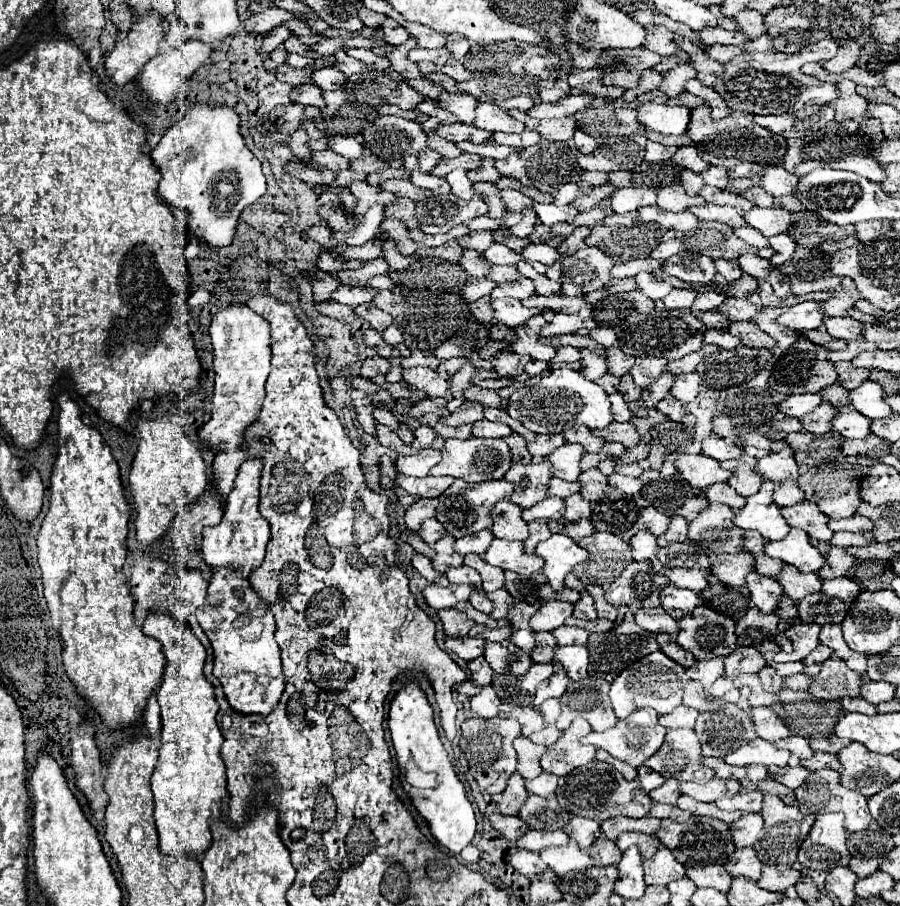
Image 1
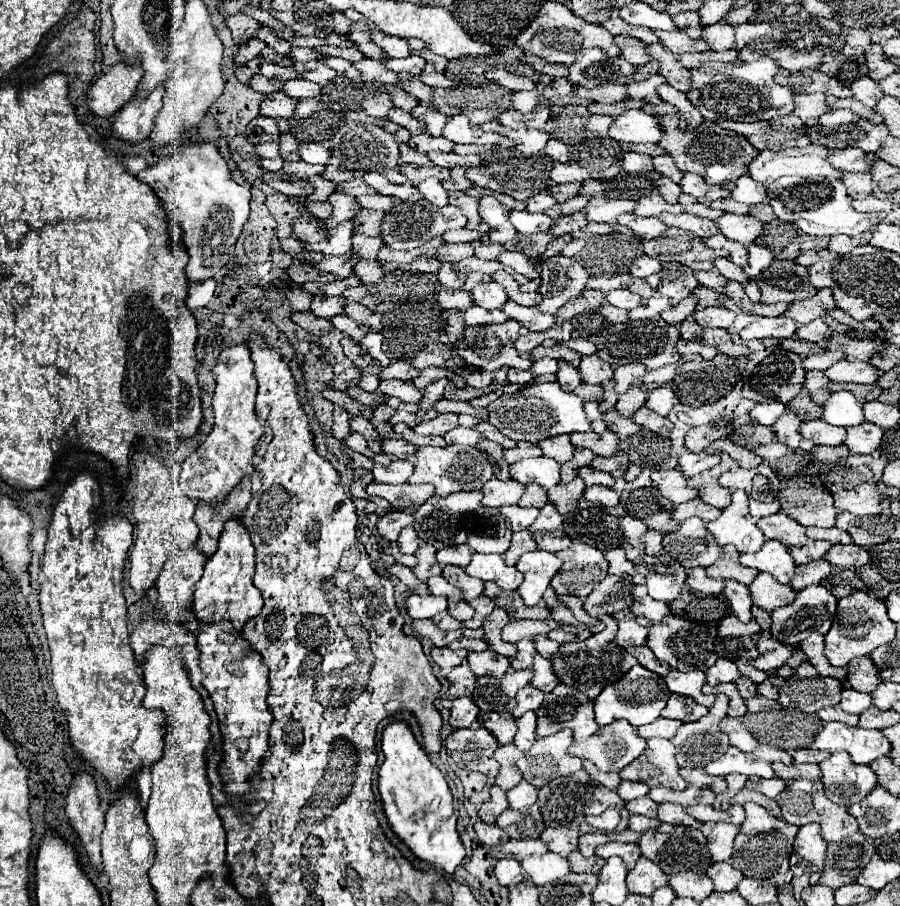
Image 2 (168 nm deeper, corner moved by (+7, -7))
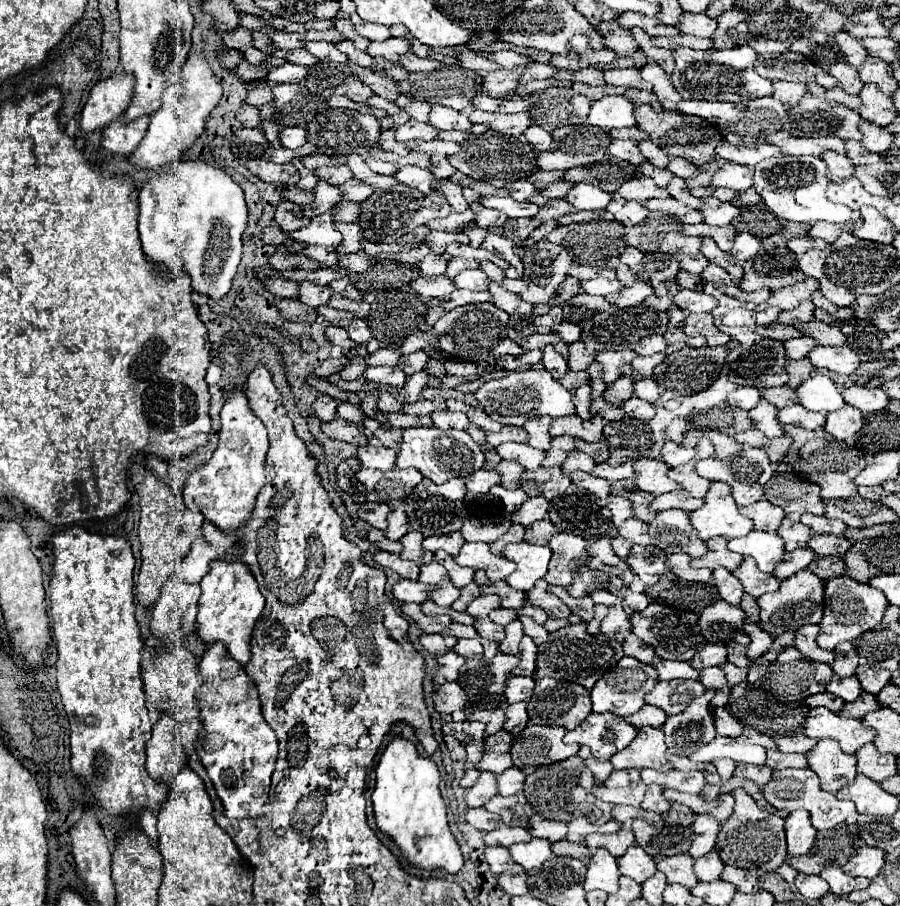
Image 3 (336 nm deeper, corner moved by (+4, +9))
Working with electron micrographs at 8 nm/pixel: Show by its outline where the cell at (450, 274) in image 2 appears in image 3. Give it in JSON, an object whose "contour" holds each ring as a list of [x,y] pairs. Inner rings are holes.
{"contour":[[[428,254],[422,262],[420,262],[420,272],[428,274],[428,276],[440,276],[444,274],[448,268],[448,258],[444,254]]]}

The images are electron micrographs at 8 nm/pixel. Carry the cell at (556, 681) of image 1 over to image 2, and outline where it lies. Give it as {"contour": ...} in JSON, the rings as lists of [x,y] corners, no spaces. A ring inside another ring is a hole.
{"contour":[[[527,684],[523,690],[517,692],[517,696],[515,696],[515,698],[517,698],[517,704],[515,704],[511,716],[513,716],[513,718],[521,718],[527,710],[537,710],[539,704],[543,702],[543,696],[545,696],[545,694],[537,692],[537,688],[533,688],[531,684]]]}

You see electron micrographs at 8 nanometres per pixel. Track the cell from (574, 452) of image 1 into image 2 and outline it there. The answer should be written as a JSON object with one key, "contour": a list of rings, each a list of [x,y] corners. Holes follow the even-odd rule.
{"contour":[[[545,456],[519,460],[509,466],[509,472],[511,472],[513,480],[517,480],[521,484],[537,482],[545,490],[559,484],[559,464],[555,460],[545,458]]]}

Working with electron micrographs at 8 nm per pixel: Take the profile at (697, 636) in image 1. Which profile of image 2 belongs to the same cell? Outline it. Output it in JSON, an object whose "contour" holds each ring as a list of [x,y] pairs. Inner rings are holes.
{"contour":[[[669,614],[661,624],[649,626],[647,634],[647,648],[653,650],[657,660],[667,662],[671,668],[681,670],[681,672],[691,672],[691,670],[707,670],[717,662],[717,654],[713,650],[713,640],[715,640],[715,626],[709,624],[699,624],[699,622],[689,622],[681,616]]]}

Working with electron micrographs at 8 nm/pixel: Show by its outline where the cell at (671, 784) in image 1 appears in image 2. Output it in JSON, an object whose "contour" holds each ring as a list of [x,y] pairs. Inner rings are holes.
{"contour":[[[649,796],[625,802],[625,808],[629,810],[629,814],[643,814],[643,816],[649,816],[649,818],[657,816],[657,804]]]}

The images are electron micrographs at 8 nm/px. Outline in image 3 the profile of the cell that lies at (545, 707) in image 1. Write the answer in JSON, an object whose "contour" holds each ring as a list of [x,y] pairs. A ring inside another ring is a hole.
{"contour":[[[518,702],[506,708],[506,722],[504,730],[512,734],[520,734],[528,724],[528,714],[526,714],[526,702]]]}

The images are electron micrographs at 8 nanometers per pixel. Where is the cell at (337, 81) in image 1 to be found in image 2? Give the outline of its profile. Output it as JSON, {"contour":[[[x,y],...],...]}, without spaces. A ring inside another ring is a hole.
{"contour":[[[303,78],[283,82],[281,90],[283,90],[283,94],[287,94],[291,98],[297,98],[297,100],[301,100],[301,98],[319,98],[321,96],[321,86],[315,84],[315,82],[303,80]]]}

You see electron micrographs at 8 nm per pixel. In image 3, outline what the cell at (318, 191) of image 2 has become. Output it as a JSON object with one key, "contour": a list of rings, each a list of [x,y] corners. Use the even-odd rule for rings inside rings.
{"contour":[[[296,158],[292,164],[294,164],[294,166],[298,168],[298,172],[300,172],[300,182],[298,182],[296,186],[302,188],[302,190],[314,190],[316,182],[318,182],[318,176],[316,176],[312,170],[308,170],[308,168],[302,164],[300,158]]]}

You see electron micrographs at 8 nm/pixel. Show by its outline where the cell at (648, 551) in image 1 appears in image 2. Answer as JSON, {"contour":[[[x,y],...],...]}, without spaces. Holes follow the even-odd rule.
{"contour":[[[615,548],[615,550],[605,552],[605,560],[609,562],[609,574],[635,576],[635,566],[625,558],[625,550],[623,548]]]}

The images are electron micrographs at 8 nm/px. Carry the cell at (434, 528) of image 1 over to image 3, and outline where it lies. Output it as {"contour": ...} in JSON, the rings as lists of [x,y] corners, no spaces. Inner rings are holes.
{"contour":[[[392,510],[392,512],[390,512],[390,518],[388,518],[386,536],[388,536],[390,540],[400,540],[408,530],[410,530],[410,528],[408,528],[406,514],[404,514],[404,512],[398,512],[398,510]]]}

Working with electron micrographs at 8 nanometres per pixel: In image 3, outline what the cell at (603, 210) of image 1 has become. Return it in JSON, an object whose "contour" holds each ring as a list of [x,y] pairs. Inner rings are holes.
{"contour":[[[550,200],[546,206],[540,208],[540,212],[534,216],[538,222],[546,222],[546,220],[556,220],[564,214],[572,212],[572,204],[566,200]]]}

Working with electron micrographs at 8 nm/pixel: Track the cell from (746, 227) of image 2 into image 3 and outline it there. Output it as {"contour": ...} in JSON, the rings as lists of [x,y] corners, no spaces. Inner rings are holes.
{"contour":[[[714,196],[704,198],[700,212],[704,214],[706,224],[732,224],[732,220],[736,220],[742,214],[742,210],[738,206],[734,206],[730,202],[716,200]]]}

